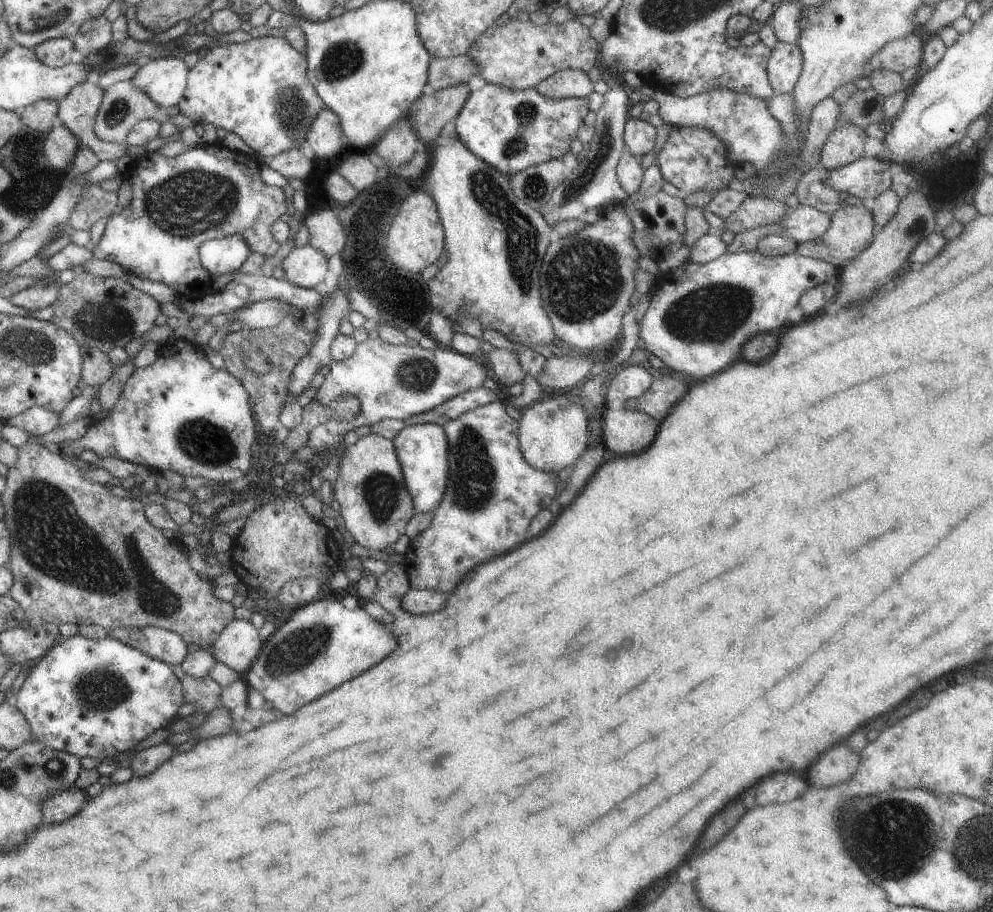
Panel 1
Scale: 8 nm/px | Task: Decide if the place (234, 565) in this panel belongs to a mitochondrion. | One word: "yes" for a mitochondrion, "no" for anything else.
no

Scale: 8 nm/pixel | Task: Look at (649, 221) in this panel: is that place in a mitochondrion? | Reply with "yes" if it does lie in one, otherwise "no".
no

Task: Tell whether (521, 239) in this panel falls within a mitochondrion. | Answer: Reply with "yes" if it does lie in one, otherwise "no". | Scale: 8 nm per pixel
yes

